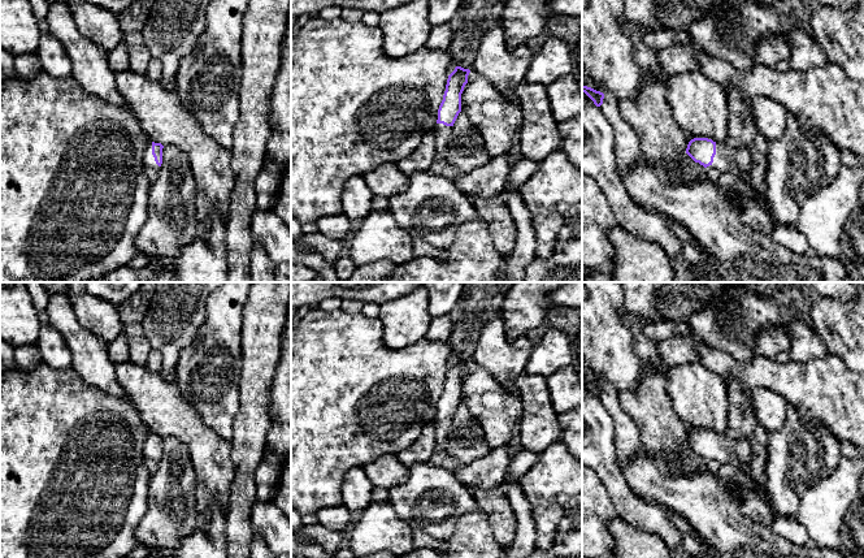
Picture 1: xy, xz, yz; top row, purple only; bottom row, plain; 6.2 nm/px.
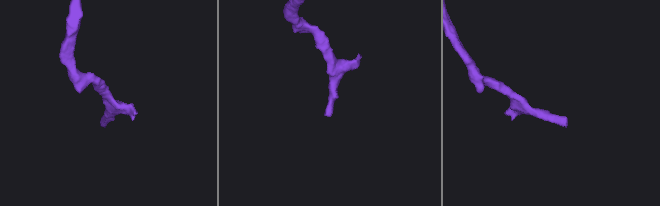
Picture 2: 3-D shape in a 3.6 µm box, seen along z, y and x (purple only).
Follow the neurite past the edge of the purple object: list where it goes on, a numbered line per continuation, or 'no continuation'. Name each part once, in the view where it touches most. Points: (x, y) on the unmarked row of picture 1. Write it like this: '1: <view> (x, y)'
1: yz (738, 453)

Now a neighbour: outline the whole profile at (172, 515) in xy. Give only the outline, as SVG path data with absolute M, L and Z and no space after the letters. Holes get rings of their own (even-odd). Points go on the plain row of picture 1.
M172 436L162 440L162 455L152 466L147 510L135 527L136 544L149 550L177 550L200 523L196 475L187 449Z

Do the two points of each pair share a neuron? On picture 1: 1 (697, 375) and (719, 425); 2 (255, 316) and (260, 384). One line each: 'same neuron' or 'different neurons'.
1: same neuron
2: same neuron

